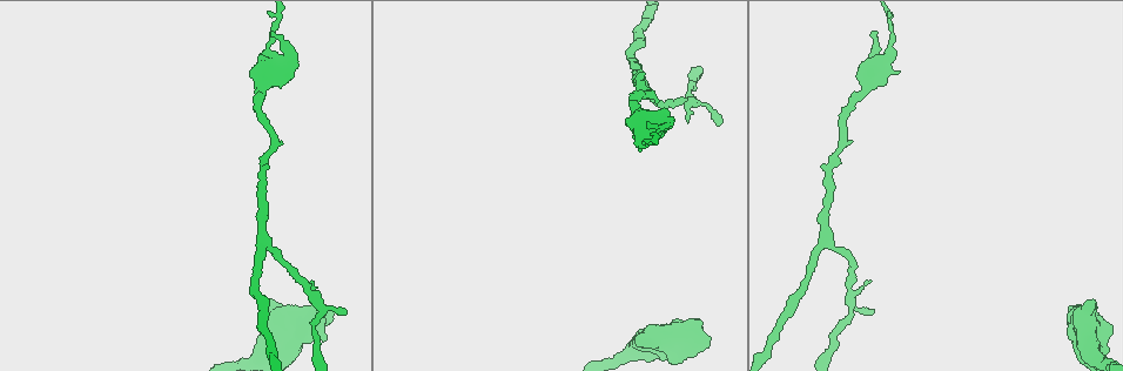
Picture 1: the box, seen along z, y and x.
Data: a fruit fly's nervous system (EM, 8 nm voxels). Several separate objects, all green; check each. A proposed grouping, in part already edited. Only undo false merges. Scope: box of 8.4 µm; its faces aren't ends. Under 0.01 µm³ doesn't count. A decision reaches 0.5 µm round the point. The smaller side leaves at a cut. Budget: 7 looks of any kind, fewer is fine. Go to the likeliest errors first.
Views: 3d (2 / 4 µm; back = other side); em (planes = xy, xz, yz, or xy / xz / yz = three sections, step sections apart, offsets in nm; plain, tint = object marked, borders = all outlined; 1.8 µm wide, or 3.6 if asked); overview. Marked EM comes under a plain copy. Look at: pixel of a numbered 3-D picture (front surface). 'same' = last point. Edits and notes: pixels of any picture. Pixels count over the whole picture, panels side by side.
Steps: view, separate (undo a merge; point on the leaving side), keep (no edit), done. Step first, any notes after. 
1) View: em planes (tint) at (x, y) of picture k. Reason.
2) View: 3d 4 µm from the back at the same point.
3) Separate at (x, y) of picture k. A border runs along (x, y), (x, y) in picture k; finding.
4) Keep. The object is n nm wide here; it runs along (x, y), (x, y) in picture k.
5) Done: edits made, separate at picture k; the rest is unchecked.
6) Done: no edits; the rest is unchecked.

View: em 3.6 µm xz step 8 (tint) at (674, 332) of picture 1. Sudden change in width.

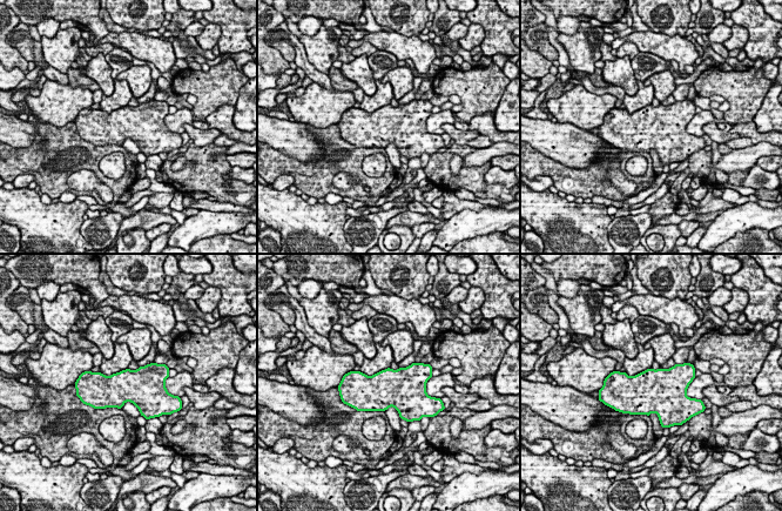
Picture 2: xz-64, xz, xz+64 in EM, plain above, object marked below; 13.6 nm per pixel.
View: em 3.6 µm planes (tint) at the same point. Cut it another way.

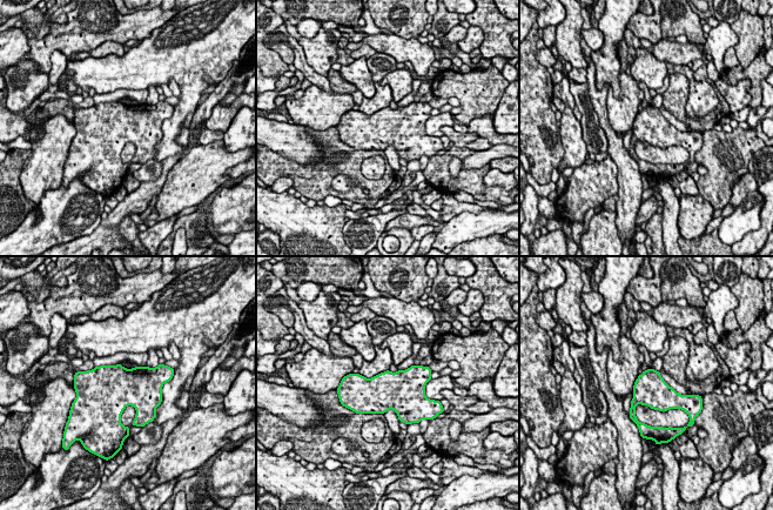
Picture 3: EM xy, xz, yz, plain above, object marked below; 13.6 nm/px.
Keep. The object is 460 nm wide here; one neuron here.

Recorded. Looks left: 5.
View: em xz step 16 (tint) at (646, 144) of picture 1.

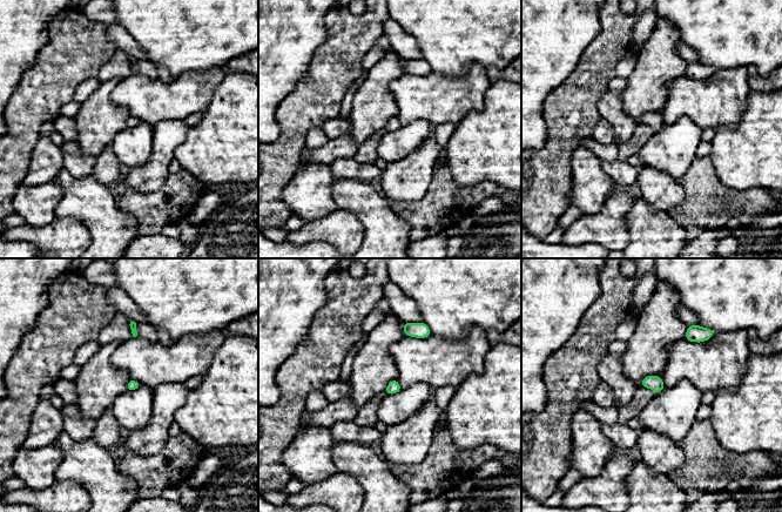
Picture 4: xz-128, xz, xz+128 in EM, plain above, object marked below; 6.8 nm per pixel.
View: em planes (tint) at the same point.

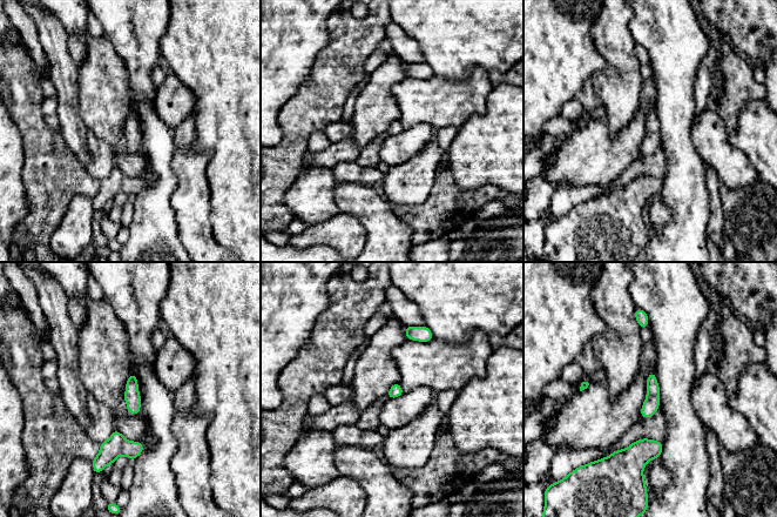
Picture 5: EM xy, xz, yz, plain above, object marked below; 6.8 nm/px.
Keep. The object is 90 nm wide here; it runs along (651, 376), (651, 404), (643, 415) in picture 5; one neuron here.

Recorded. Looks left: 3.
View: 3d 4 µm at (262, 238) of picture 1.

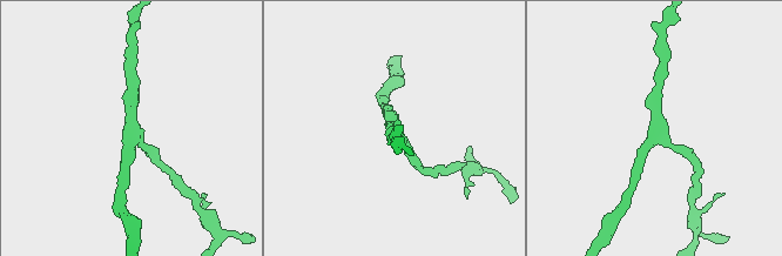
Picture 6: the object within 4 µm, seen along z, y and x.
View: em yz step 16 (tint) at (660, 131) of picture 6. Need the tissue.

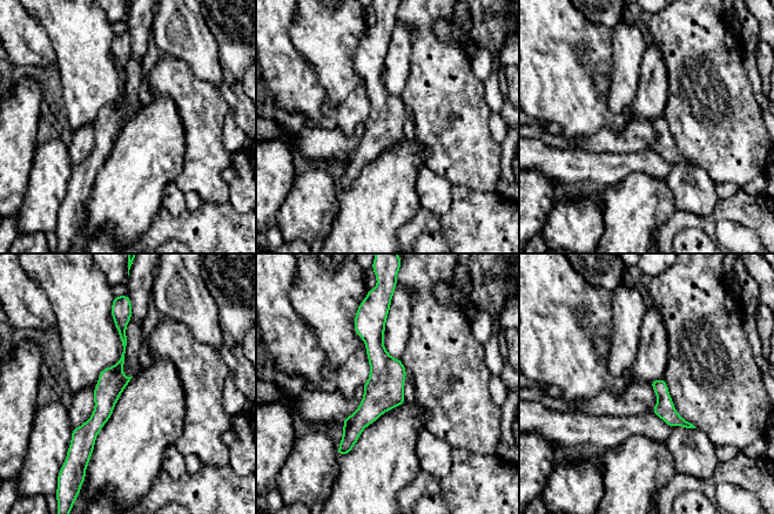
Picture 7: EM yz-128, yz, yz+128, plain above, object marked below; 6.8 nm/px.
Keep. The object is 90 nm wide here; it runs along (382, 315), (378, 399), (350, 444) in picture 7; one neuron here.

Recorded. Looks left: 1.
Done: no edits; the rest is unchecked.

